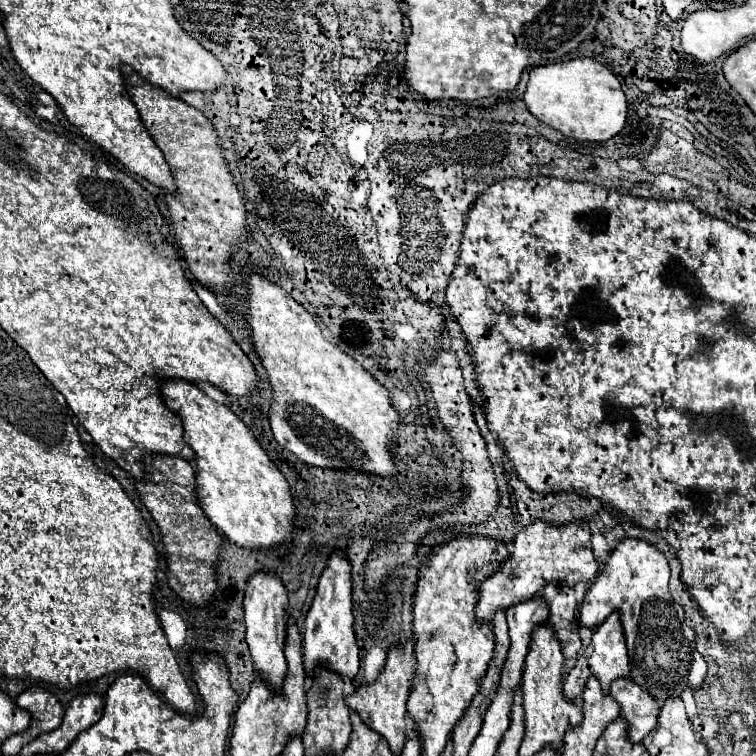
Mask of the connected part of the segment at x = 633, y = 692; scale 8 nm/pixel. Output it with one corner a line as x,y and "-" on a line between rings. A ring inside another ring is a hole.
631,678
613,680
609,692
621,704
621,718
629,722
629,740
639,744
657,726
661,710
659,702
641,686
633,684

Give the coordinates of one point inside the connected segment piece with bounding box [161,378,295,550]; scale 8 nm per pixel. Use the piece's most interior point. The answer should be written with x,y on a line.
248,500

